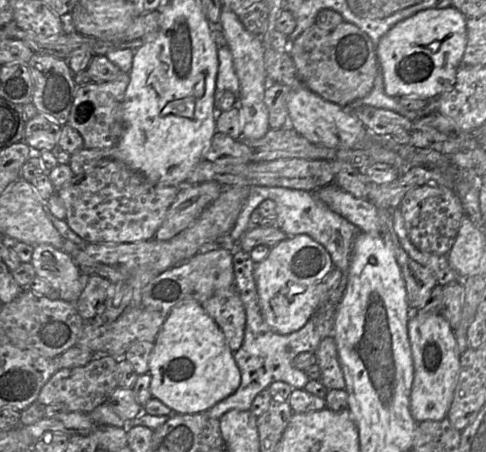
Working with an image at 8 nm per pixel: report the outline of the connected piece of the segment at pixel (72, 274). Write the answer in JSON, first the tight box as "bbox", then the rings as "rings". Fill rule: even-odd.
{"bbox":[30,244,85,306],"rings":[[[39,244],[34,246],[30,262],[36,276],[49,282],[63,300],[76,306],[85,287],[80,281],[81,271],[68,253],[49,244]]]}

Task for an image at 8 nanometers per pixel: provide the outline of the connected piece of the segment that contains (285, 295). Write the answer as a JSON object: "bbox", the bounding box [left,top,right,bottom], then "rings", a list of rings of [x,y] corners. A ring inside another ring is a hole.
{"bbox":[254,234,333,334],"rings":[[[305,234],[288,236],[270,248],[268,255],[254,268],[254,280],[263,317],[278,334],[301,329],[321,306],[323,284],[333,269],[328,251]]]}

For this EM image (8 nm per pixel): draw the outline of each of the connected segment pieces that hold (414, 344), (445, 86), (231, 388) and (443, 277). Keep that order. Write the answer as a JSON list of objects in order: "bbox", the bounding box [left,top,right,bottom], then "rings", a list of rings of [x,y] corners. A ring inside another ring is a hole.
[{"bbox":[408,312,460,423],"rings":[[[411,312],[408,337],[414,363],[414,380],[410,395],[411,414],[417,423],[439,421],[451,407],[460,372],[460,355],[454,330],[441,315],[417,315]]]},{"bbox":[375,7,467,98],"rings":[[[455,7],[426,9],[396,23],[375,47],[385,93],[391,97],[437,98],[453,86],[467,45],[464,15]]]},{"bbox":[149,300,241,414],"rings":[[[185,300],[166,316],[149,360],[150,391],[176,414],[207,412],[237,391],[241,373],[225,335],[196,300]]]},{"bbox":[392,208,462,286],"rings":[[[395,208],[392,210],[392,213],[394,230],[400,244],[413,260],[432,271],[438,284],[444,286],[451,282],[462,280],[457,272],[450,266],[448,254],[437,255],[419,250],[414,246],[408,236],[401,210]]]}]

